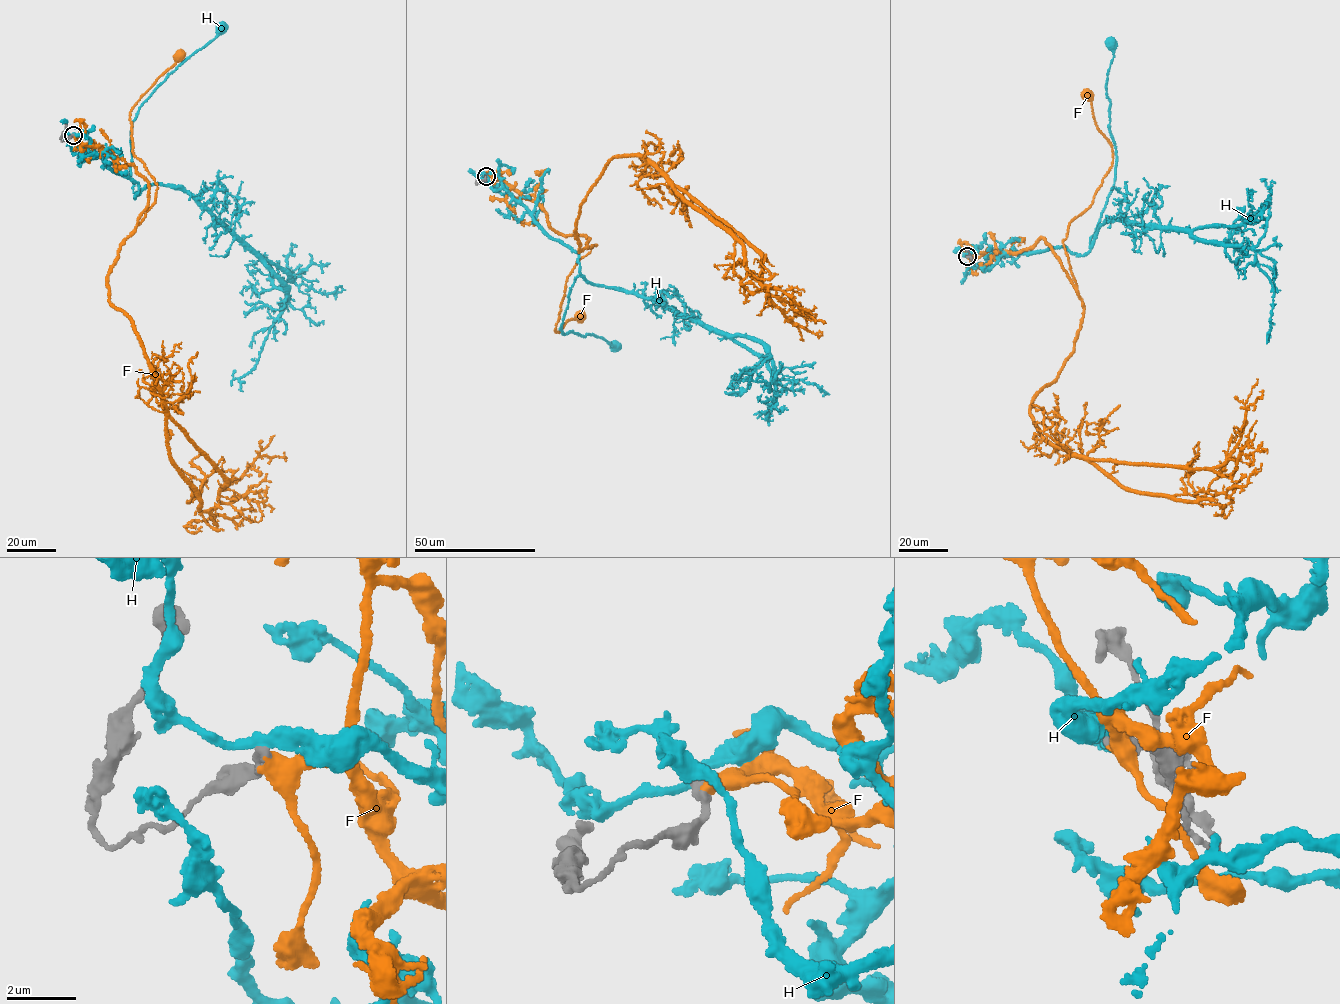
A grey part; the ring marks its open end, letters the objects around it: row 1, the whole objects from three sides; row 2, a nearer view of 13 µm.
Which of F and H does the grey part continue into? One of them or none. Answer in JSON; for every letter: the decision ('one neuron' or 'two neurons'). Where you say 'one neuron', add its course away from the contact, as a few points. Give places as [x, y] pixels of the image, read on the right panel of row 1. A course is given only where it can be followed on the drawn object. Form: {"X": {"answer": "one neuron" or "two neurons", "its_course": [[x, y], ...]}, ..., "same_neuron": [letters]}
{"F": {"answer": "one neuron", "its_course": [[968, 256], [1027, 250], [1041, 238], [1076, 286], [1062, 240], [1069, 223], [1091, 204], [1113, 155], [1087, 95]]}, "H": {"answer": "two neurons"}, "same_neuron": ["F"]}

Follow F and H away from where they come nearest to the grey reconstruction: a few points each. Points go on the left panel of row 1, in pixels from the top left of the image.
F: (73, 135), (147, 181), (135, 227), (157, 188), (132, 151), (130, 111), (180, 55)
H: (73, 135), (88, 138), (88, 152), (136, 181), (134, 198), (131, 122), (154, 88), (220, 26)

